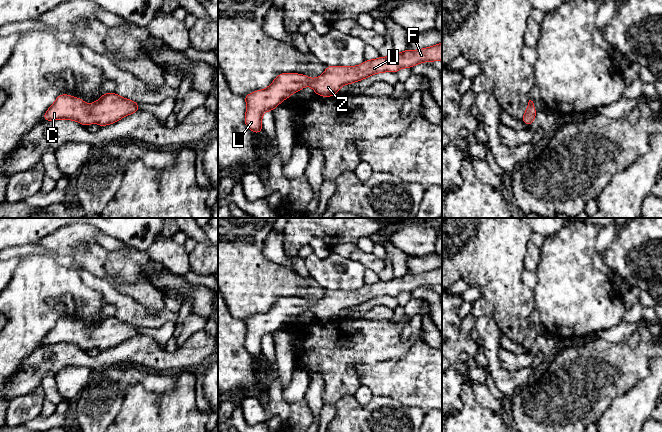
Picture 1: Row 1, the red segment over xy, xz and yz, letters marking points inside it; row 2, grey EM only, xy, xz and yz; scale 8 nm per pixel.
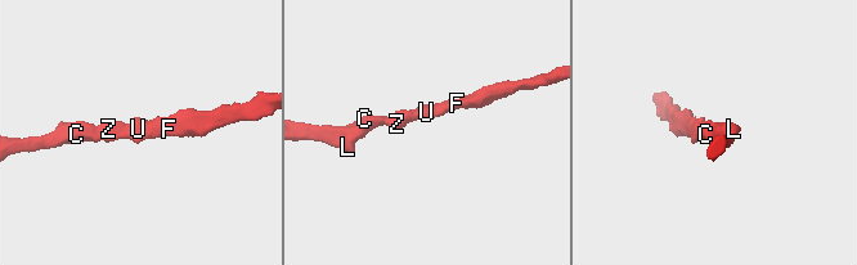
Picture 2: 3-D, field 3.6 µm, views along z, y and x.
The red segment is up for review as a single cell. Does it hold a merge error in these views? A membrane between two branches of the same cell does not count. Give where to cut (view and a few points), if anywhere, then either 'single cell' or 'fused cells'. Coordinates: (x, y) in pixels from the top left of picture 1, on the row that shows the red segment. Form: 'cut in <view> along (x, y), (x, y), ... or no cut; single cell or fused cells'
no cut; single cell

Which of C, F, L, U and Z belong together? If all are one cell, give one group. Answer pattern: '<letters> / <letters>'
C F L U Z

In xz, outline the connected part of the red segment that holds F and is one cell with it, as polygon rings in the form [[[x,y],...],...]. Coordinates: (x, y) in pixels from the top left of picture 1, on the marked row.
[[[442,42],[420,50],[407,49],[401,53],[394,53],[389,57],[365,60],[359,66],[326,66],[325,72],[320,77],[313,79],[303,74],[281,73],[266,89],[257,90],[244,96],[247,104],[244,122],[251,131],[260,135],[262,131],[262,114],[265,111],[273,111],[283,100],[288,99],[291,94],[300,91],[306,86],[311,86],[316,95],[331,97],[337,94],[339,88],[345,84],[355,83],[381,72],[396,73],[401,68],[411,68],[426,61],[442,61]]]

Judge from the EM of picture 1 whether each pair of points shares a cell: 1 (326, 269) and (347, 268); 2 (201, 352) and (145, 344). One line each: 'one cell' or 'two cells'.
1: one cell
2: one cell

